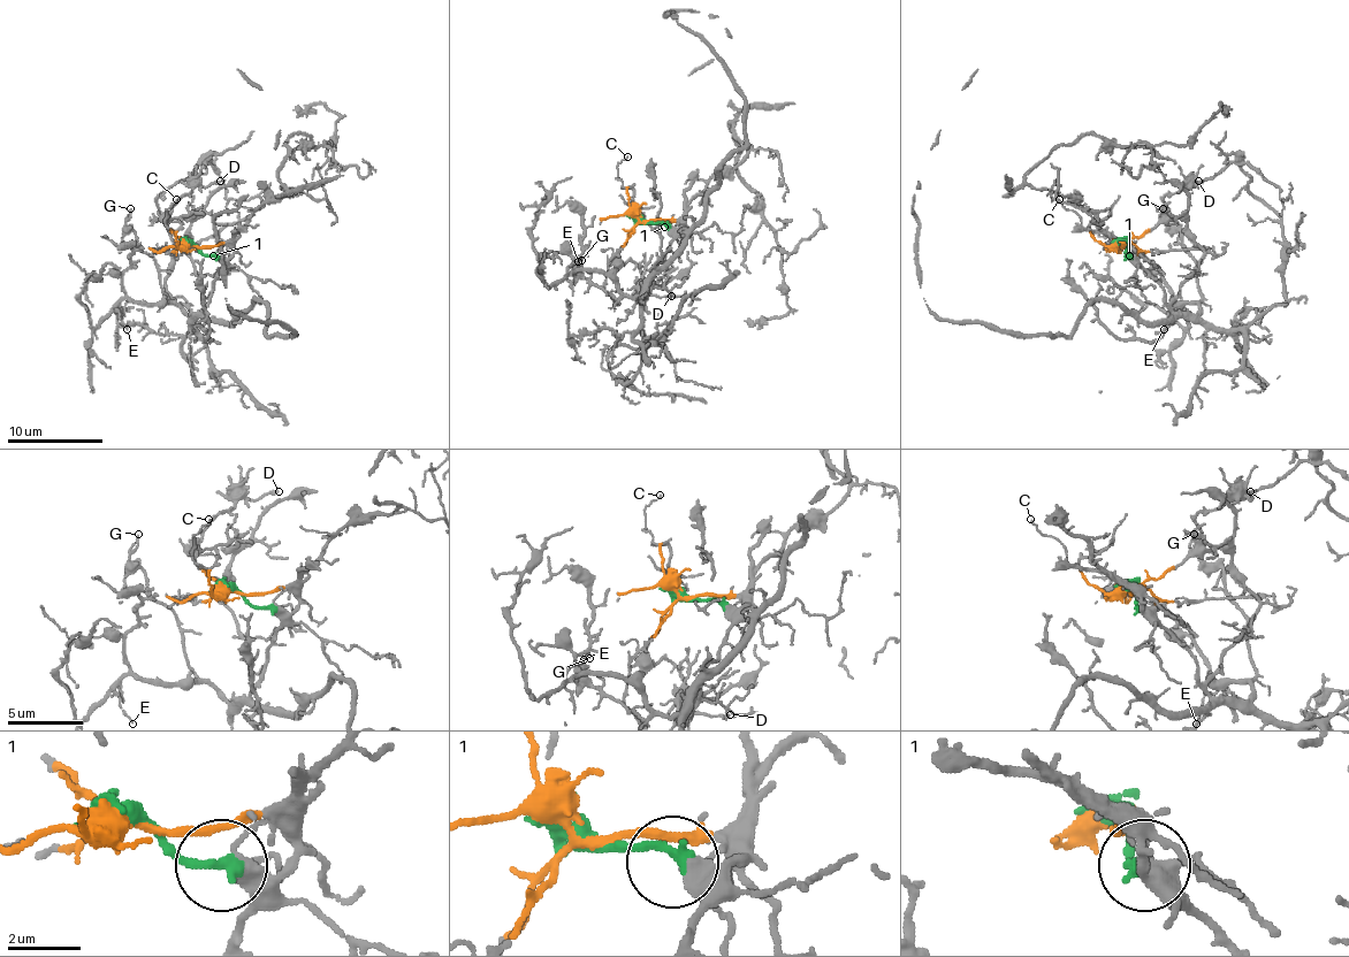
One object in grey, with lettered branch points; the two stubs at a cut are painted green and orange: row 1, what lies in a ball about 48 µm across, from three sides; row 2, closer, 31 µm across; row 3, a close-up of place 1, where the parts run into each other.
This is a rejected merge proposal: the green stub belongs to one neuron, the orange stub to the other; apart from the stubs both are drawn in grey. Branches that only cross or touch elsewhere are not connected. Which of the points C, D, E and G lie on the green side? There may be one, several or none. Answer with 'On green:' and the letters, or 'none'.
On green: E, G

